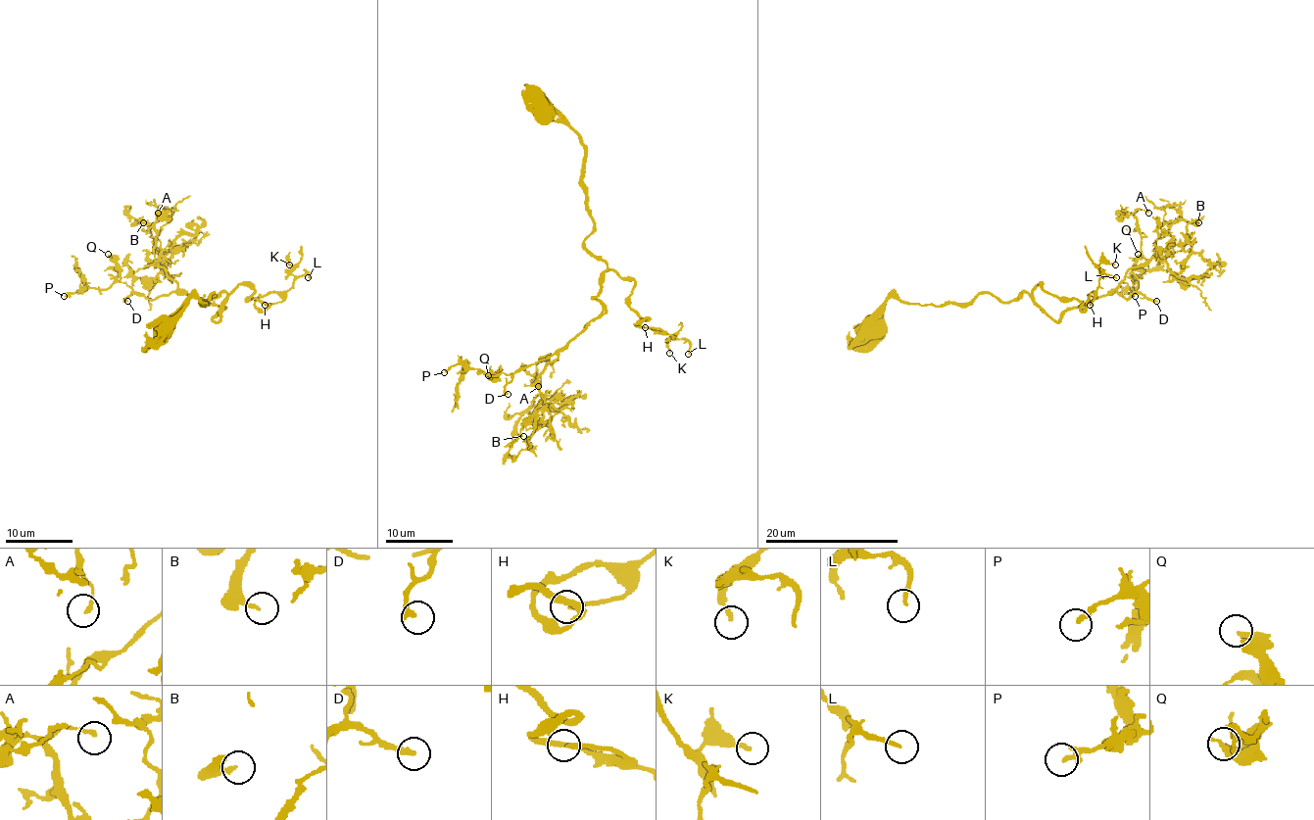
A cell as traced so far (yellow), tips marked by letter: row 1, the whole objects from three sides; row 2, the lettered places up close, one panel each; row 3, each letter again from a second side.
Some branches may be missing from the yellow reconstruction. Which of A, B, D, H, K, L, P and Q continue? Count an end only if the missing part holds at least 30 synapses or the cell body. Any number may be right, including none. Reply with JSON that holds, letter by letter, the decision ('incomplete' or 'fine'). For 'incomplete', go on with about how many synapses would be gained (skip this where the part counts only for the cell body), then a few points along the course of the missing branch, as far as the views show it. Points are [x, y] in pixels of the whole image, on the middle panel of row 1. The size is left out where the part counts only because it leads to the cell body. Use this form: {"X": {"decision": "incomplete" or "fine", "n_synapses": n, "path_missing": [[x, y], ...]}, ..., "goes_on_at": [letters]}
{"A": {"decision": "fine"}, "B": {"decision": "fine"}, "D": {"decision": "incomplete", "n_synapses": 35, "path_missing": [[508, 394], [478, 420], [466, 424], [456, 436], [450, 434]]}, "H": {"decision": "incomplete", "n_synapses": 40, "path_missing": [[645, 327], [638, 327], [624, 339], [626, 347], [652, 363], [663, 367], [666, 372], [657, 380]]}, "K": {"decision": "fine"}, "L": {"decision": "fine"}, "P": {"decision": "fine"}, "Q": {"decision": "fine"}, "goes_on_at": ["D", "H"]}

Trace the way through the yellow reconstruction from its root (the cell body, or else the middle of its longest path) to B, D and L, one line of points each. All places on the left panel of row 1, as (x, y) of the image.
B: (168, 326), (191, 298), (203, 306), (226, 293), (215, 321), (222, 310), (177, 288), (143, 222)
D: (168, 326), (191, 298), (203, 306), (226, 293), (218, 321), (221, 308), (186, 294), (132, 293), (127, 301)
L: (168, 326), (191, 298), (203, 306), (213, 293), (205, 303), (250, 284), (263, 311), (258, 298), (308, 277)

